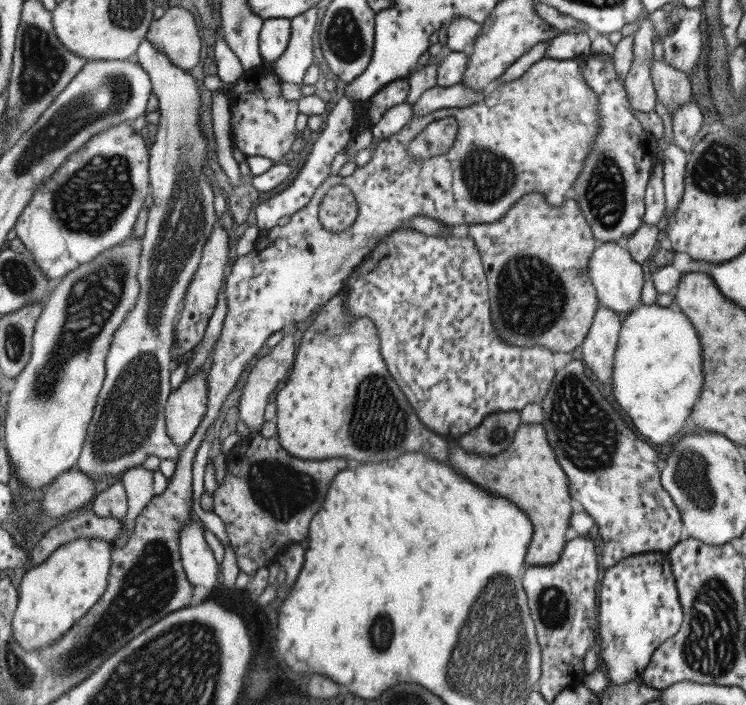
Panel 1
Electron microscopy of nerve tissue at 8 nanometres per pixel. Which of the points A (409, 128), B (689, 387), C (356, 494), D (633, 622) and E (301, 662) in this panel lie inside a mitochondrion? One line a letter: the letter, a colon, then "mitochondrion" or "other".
A: other
B: other
C: other
D: other
E: other

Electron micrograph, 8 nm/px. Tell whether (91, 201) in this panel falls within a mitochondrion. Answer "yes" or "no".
yes

